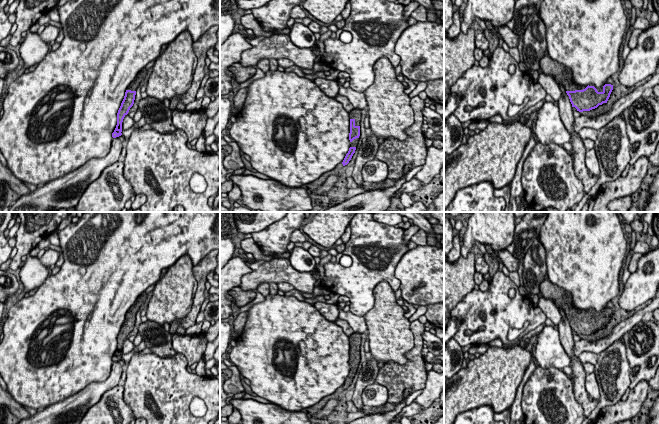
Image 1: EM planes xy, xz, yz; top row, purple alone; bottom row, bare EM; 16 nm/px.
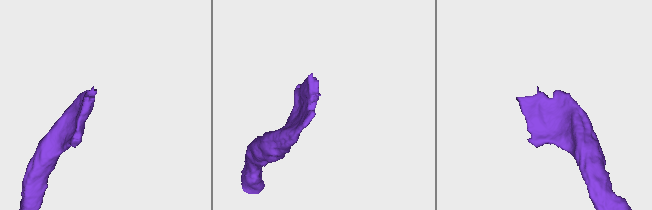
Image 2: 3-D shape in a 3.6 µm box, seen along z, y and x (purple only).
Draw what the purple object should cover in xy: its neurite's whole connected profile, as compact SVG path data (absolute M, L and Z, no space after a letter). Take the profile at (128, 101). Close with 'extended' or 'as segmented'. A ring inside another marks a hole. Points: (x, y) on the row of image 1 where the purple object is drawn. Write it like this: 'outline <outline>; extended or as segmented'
outline M140 73L135 77L135 79L129 84L125 92L124 99L117 113L117 125L112 133L112 137L116 138L122 135L122 122L124 117L128 114L130 108L134 104L136 89L139 87L140 83L144 80L144 76Z; extended

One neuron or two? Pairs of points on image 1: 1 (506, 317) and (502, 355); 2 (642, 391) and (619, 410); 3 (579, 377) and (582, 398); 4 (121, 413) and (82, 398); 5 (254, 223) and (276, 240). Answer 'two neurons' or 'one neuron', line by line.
1: two neurons
2: one neuron
3: one neuron
4: two neurons
5: one neuron

